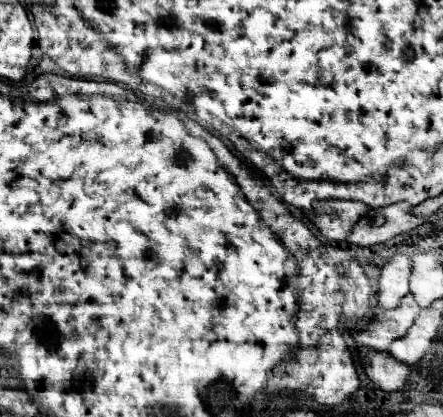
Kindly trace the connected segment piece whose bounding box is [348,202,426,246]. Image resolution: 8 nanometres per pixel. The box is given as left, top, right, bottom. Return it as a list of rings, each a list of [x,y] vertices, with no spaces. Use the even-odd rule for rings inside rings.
[[[396,202],[384,208],[372,208],[358,220],[354,226],[354,232],[350,232],[348,242],[358,246],[374,246],[382,244],[396,234],[410,232],[416,226],[420,226],[426,218],[414,216],[412,206],[408,202]]]

